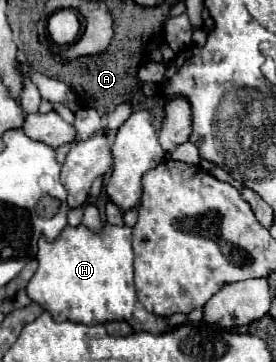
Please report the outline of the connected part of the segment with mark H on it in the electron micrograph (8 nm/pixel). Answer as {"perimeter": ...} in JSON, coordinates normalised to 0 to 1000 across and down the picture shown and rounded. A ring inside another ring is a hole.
{"perimeter":[[[380,616],[366,638],[330,638],[308,622],[243,622],[199,666],[170,666],[163,655],[141,660],[134,721],[141,743],[98,787],[98,815],[112,831],[149,837],[149,848],[163,848],[192,870],[192,881],[272,887],[301,898],[453,887],[482,903],[482,914],[627,914],[605,881],[540,865],[496,831],[482,787],[475,627],[417,627]]]}

